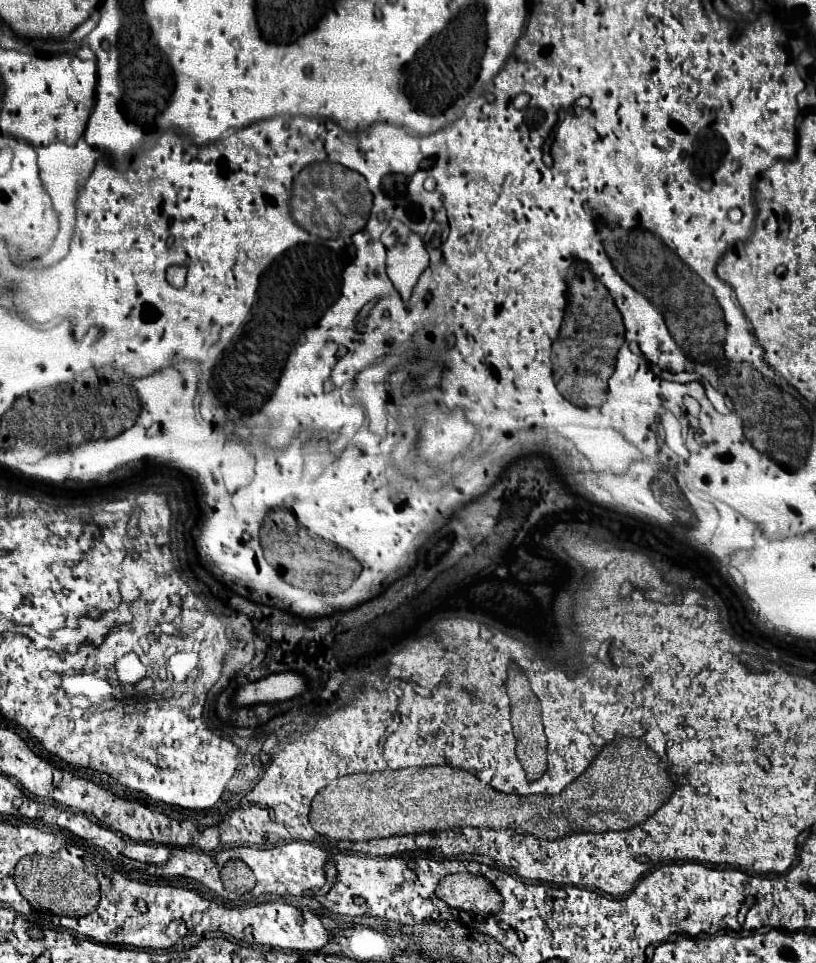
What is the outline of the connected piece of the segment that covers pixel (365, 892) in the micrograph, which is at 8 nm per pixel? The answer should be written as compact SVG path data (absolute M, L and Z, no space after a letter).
M337 853L337 869L353 869L355 877L355 901L349 891L349 903L343 903L343 915L373 915L391 919L403 925L415 925L429 917L445 921L451 917L451 909L435 897L439 881L449 873L463 871L461 859L377 859L365 855L343 855Z

